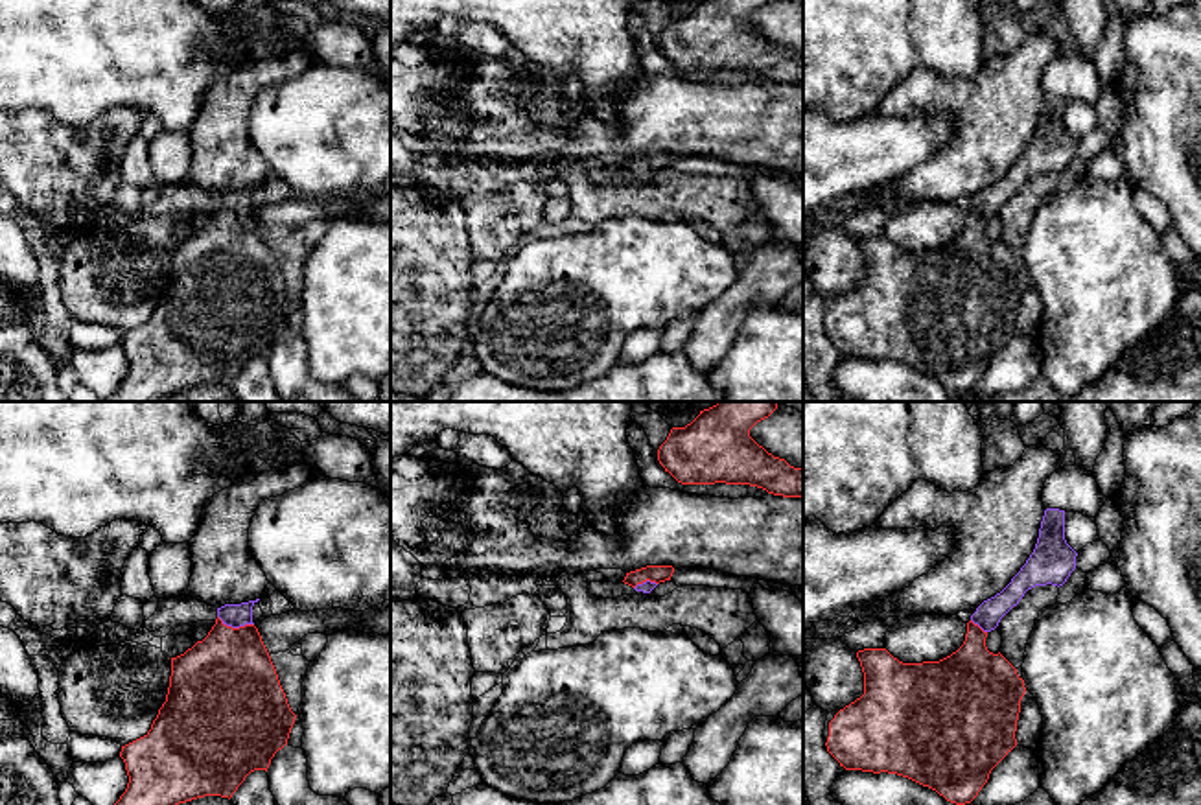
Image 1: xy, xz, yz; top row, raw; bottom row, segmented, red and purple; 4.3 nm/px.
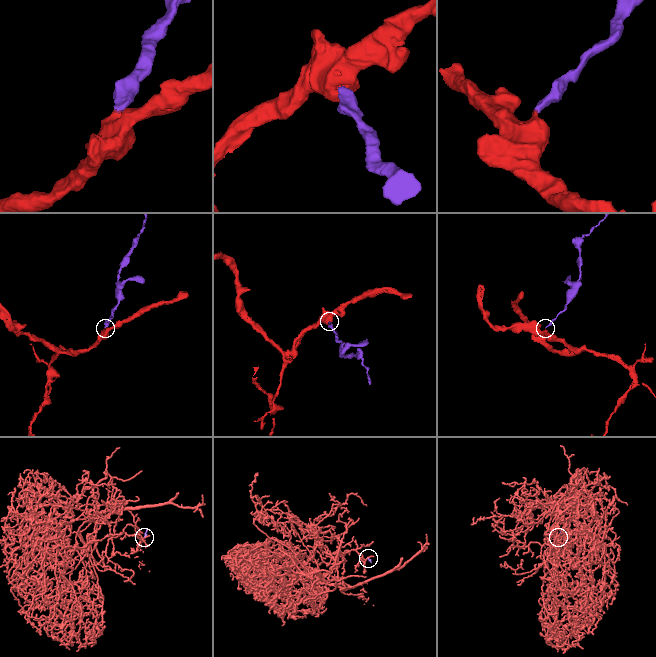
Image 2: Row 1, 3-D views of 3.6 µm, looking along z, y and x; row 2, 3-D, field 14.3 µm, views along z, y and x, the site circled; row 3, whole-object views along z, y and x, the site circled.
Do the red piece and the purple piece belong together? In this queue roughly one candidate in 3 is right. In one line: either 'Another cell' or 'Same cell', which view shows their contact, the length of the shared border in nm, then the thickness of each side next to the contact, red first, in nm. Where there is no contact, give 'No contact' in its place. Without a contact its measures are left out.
Same cell. Touches red in xy. Shared border 170 nm. Thickness 440 nm (red) against 100 nm

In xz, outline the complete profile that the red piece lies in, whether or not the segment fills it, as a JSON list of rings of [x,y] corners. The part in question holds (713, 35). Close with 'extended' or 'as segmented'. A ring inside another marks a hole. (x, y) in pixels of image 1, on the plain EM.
[[[700,0],[685,15],[672,15],[658,37],[658,48],[682,72],[750,72],[783,85],[803,85],[803,55],[790,53],[785,46],[774,44],[752,24],[750,17],[772,0]]] | as segmented

